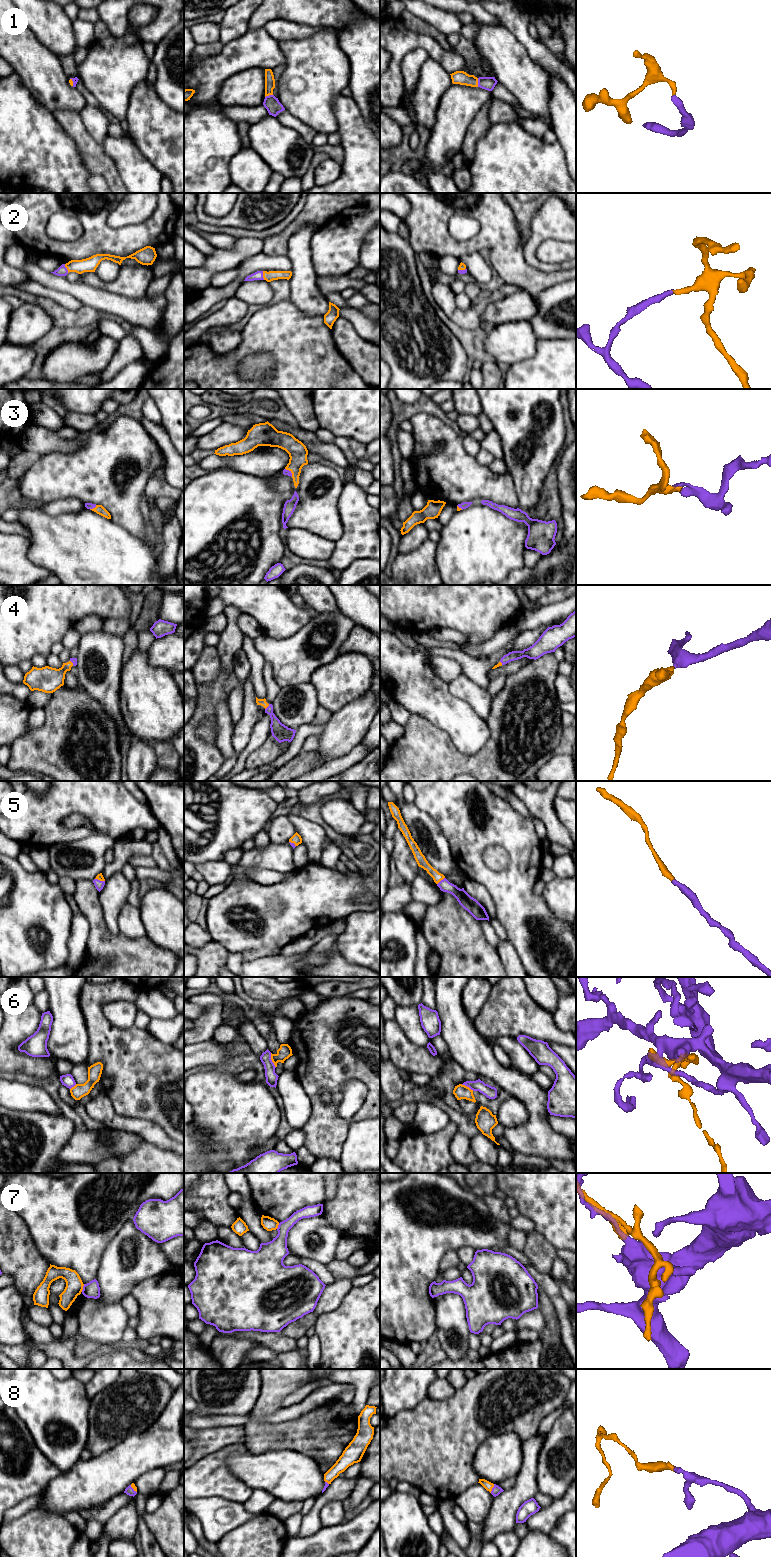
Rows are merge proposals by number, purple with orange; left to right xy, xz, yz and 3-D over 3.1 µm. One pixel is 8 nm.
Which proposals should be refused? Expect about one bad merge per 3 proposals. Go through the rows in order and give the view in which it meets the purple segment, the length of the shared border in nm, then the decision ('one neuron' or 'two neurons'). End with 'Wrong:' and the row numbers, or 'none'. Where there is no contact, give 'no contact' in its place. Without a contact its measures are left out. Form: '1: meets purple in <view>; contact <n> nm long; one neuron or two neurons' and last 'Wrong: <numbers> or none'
1: meets purple in yz; contact 70 nm long; one neuron
2: meets purple in xy; contact 80 nm long; one neuron
3: meets purple in xz; contact 90 nm long; one neuron
4: meets purple in xz; contact 60 nm long; one neuron
5: meets purple in yz; contact 90 nm long; one neuron
6: meets purple in xz; contact 130 nm long; two neurons
7: meets purple in xy; contact 70 nm long; two neurons
8: meets purple in yz; contact 80 nm long; one neuron
Wrong: 6, 7

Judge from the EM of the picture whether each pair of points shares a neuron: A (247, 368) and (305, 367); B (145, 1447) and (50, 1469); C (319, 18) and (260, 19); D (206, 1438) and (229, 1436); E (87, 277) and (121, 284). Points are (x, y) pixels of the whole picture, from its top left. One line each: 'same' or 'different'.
A: different
B: different
C: same
D: same
E: same

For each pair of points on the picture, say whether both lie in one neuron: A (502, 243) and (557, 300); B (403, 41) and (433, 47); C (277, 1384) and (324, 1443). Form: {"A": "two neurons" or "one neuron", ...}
{"A": "two neurons", "B": "one neuron", "C": "one neuron"}

